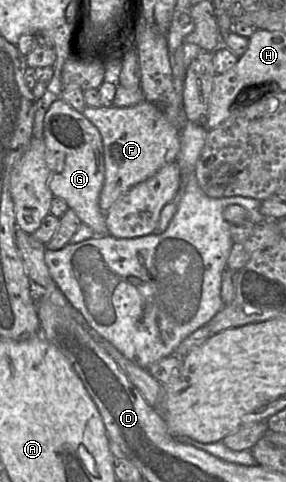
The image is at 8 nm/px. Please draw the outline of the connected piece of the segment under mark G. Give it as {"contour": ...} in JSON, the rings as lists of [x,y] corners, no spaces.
{"contour":[[[59,98],[51,104],[45,115],[42,139],[46,146],[46,163],[50,172],[49,188],[53,195],[62,198],[68,207],[75,211],[81,222],[93,230],[95,236],[107,235],[106,213],[99,206],[105,179],[103,142],[99,130],[83,113]]]}

